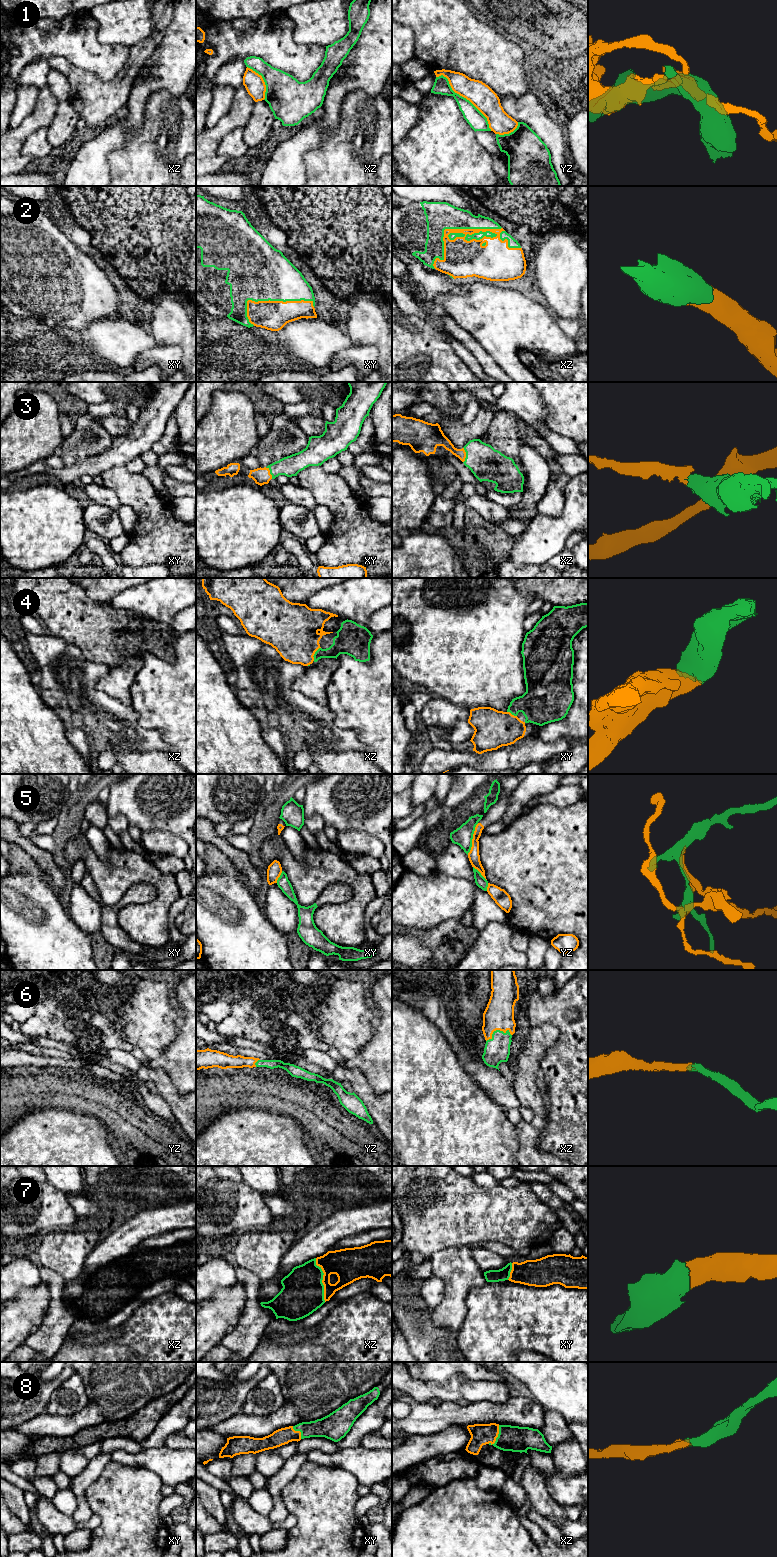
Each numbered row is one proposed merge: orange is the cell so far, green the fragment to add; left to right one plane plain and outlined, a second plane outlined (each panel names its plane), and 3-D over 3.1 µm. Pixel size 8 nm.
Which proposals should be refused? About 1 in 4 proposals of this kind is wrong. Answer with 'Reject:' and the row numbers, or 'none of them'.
Reject: 1, 5

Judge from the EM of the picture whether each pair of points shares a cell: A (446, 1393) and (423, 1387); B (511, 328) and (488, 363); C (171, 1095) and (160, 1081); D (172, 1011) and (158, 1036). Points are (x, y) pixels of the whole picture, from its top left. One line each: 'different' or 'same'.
A: same
B: different
C: same
D: same

